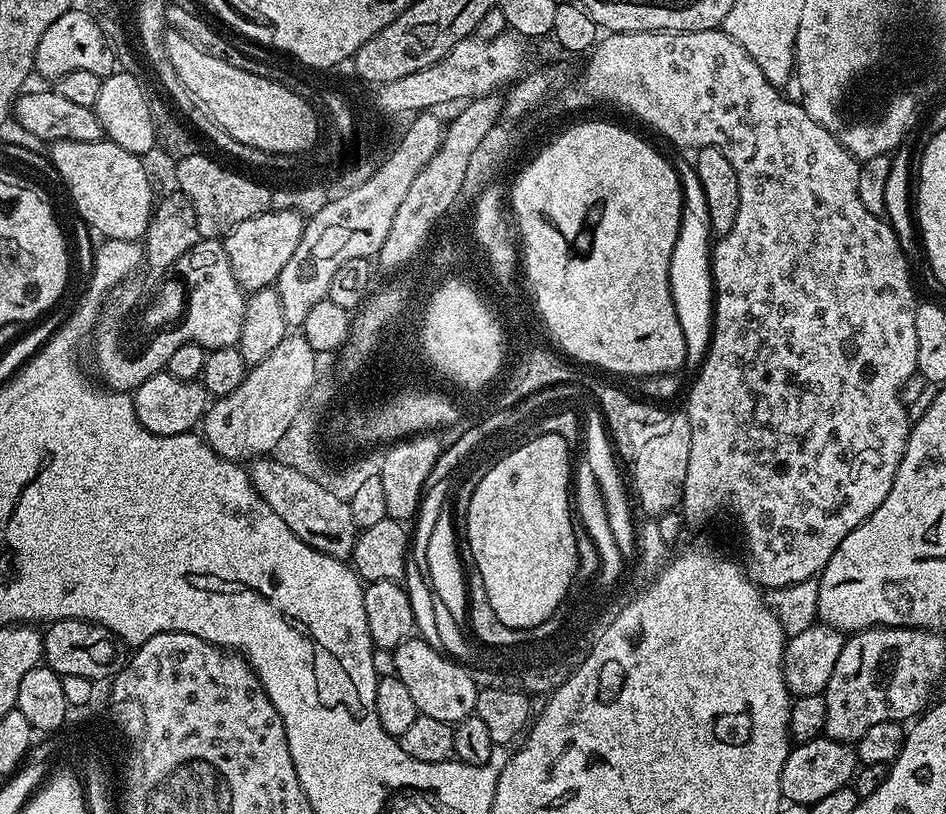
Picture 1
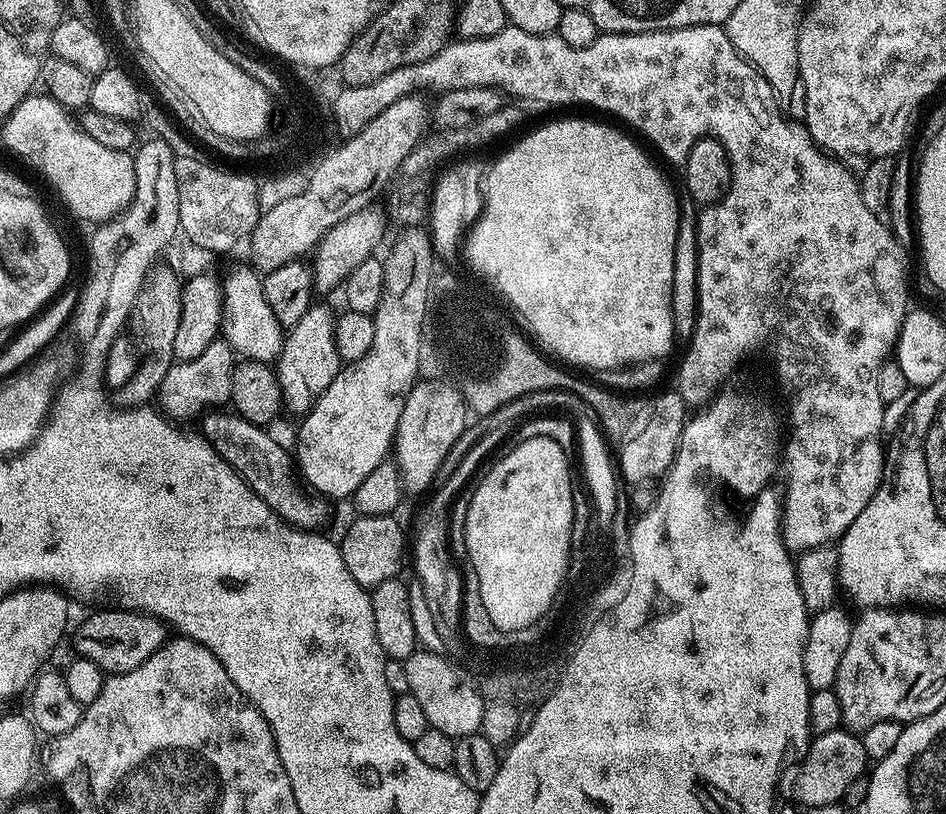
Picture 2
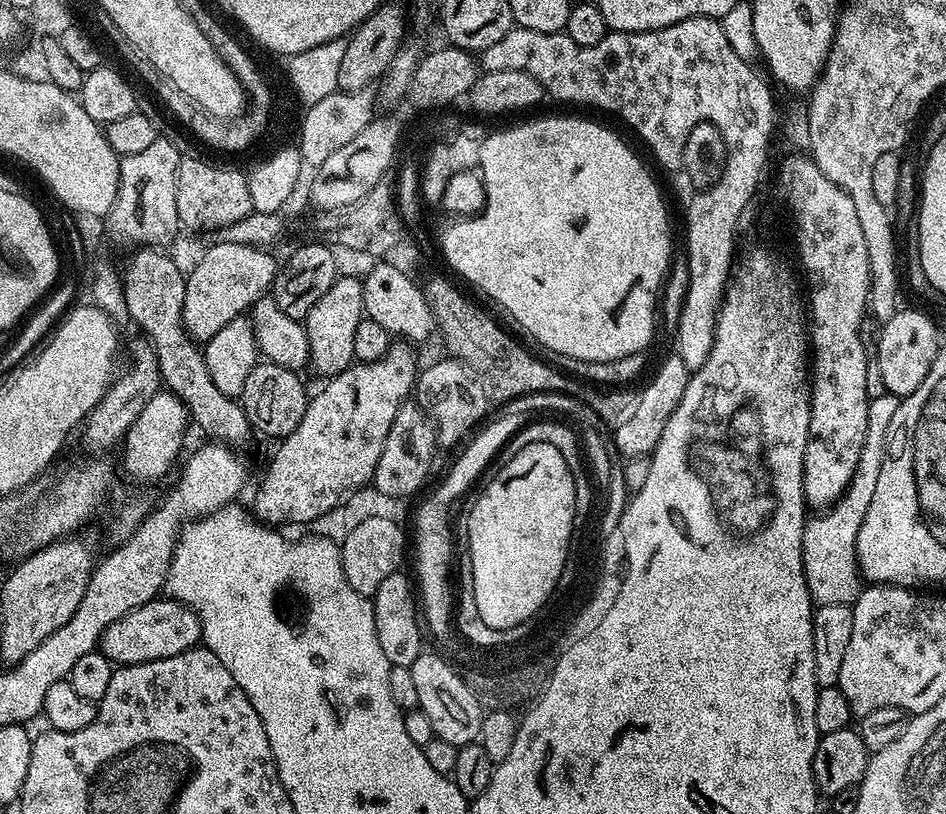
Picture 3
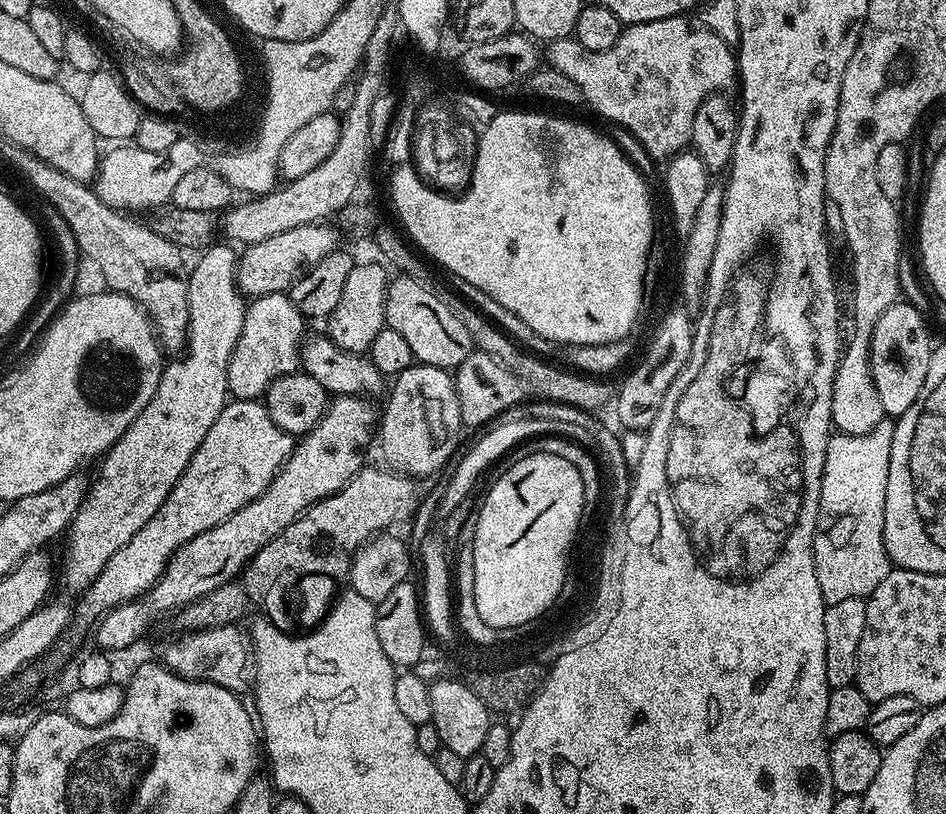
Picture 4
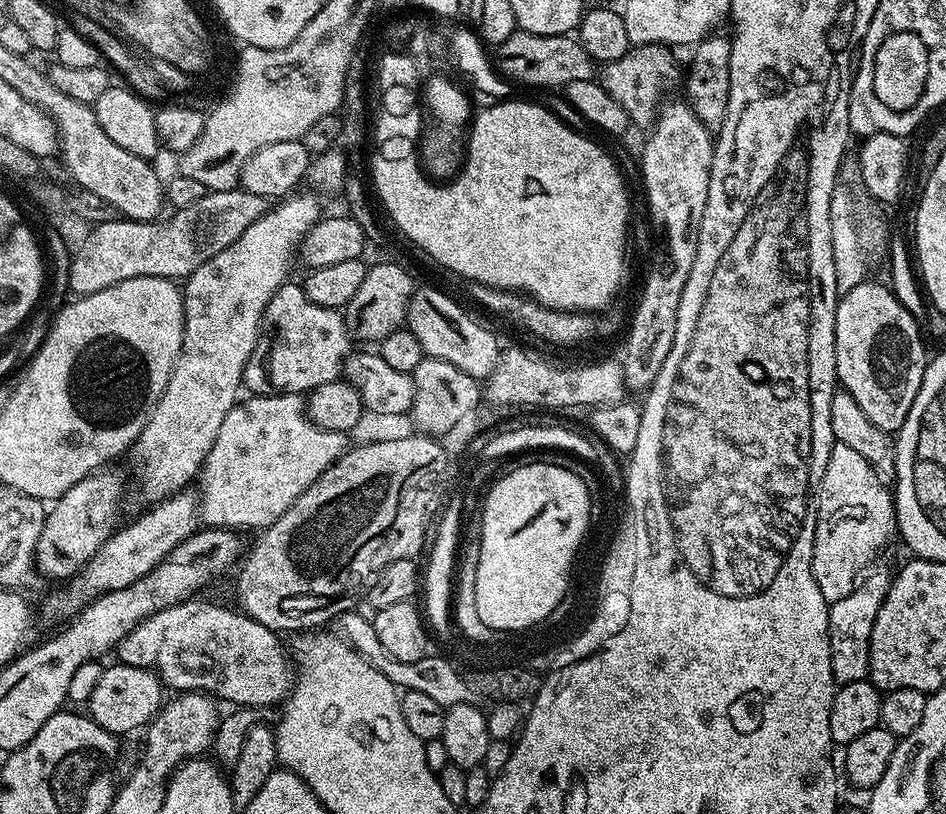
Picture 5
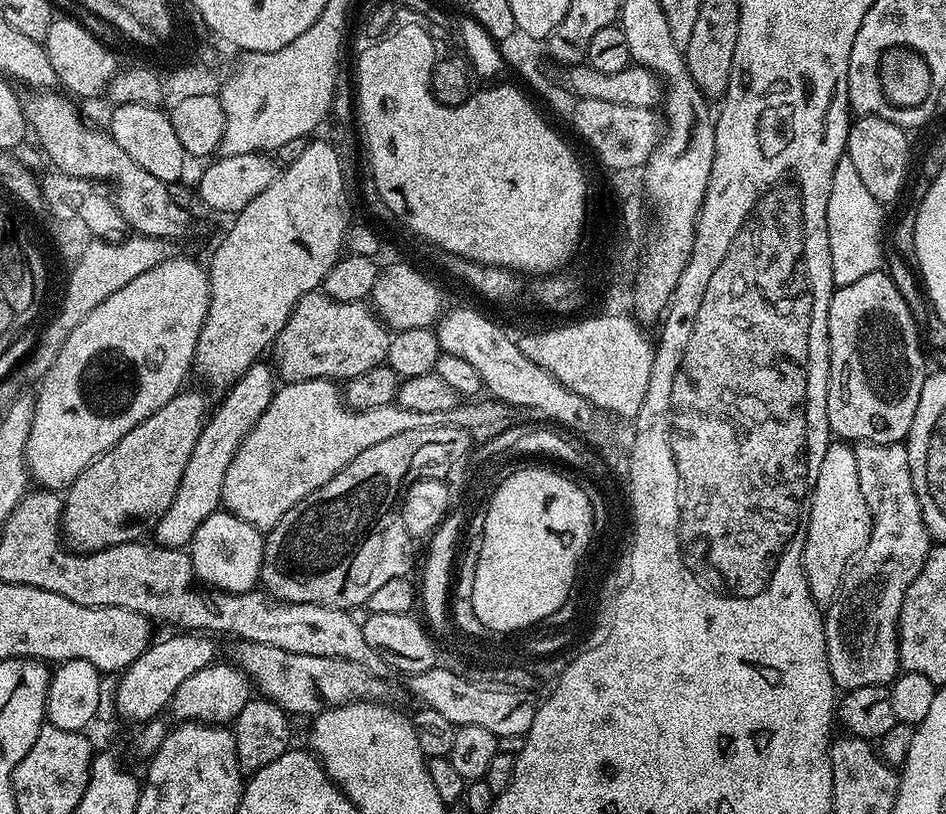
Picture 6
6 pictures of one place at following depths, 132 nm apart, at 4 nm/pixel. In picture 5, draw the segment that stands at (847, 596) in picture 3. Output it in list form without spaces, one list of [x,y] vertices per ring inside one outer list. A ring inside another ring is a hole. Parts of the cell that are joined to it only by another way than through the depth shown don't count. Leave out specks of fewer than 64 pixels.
[[[833,443],[830,462],[826,462],[826,474],[818,493],[812,551],[814,582],[818,582],[818,590],[822,590],[822,598],[826,598],[829,606],[834,602],[842,602],[842,598],[856,588],[861,577],[873,567],[872,559],[887,546],[891,536],[897,535],[894,496],[889,485],[887,488],[884,484],[887,483],[876,473],[874,466],[862,458],[862,454],[858,454],[851,446]]]

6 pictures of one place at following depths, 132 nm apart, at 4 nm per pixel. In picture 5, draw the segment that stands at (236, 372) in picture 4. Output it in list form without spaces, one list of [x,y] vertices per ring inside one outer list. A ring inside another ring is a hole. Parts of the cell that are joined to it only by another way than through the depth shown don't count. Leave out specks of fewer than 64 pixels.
[[[292,283],[283,284],[264,311],[260,337],[244,371],[243,387],[249,393],[258,396],[282,392],[307,394],[326,382],[341,379],[346,358],[353,351],[354,337],[348,331],[343,311],[310,302],[303,287]]]

